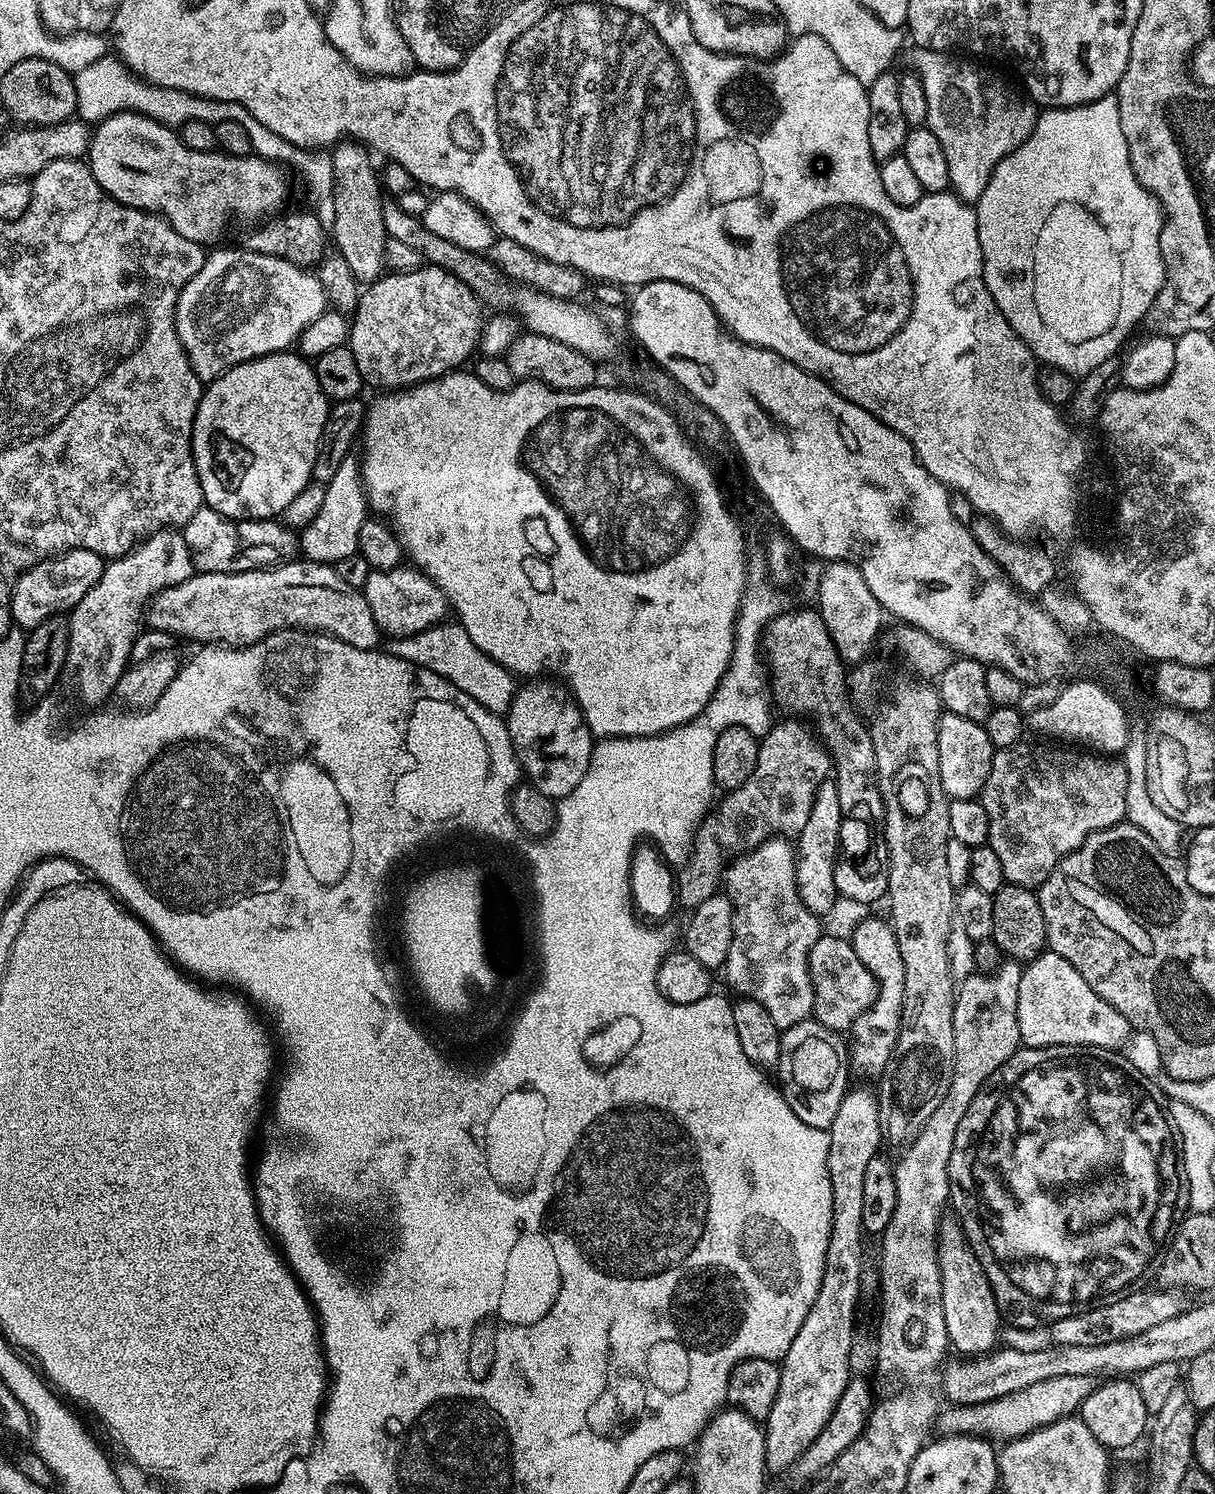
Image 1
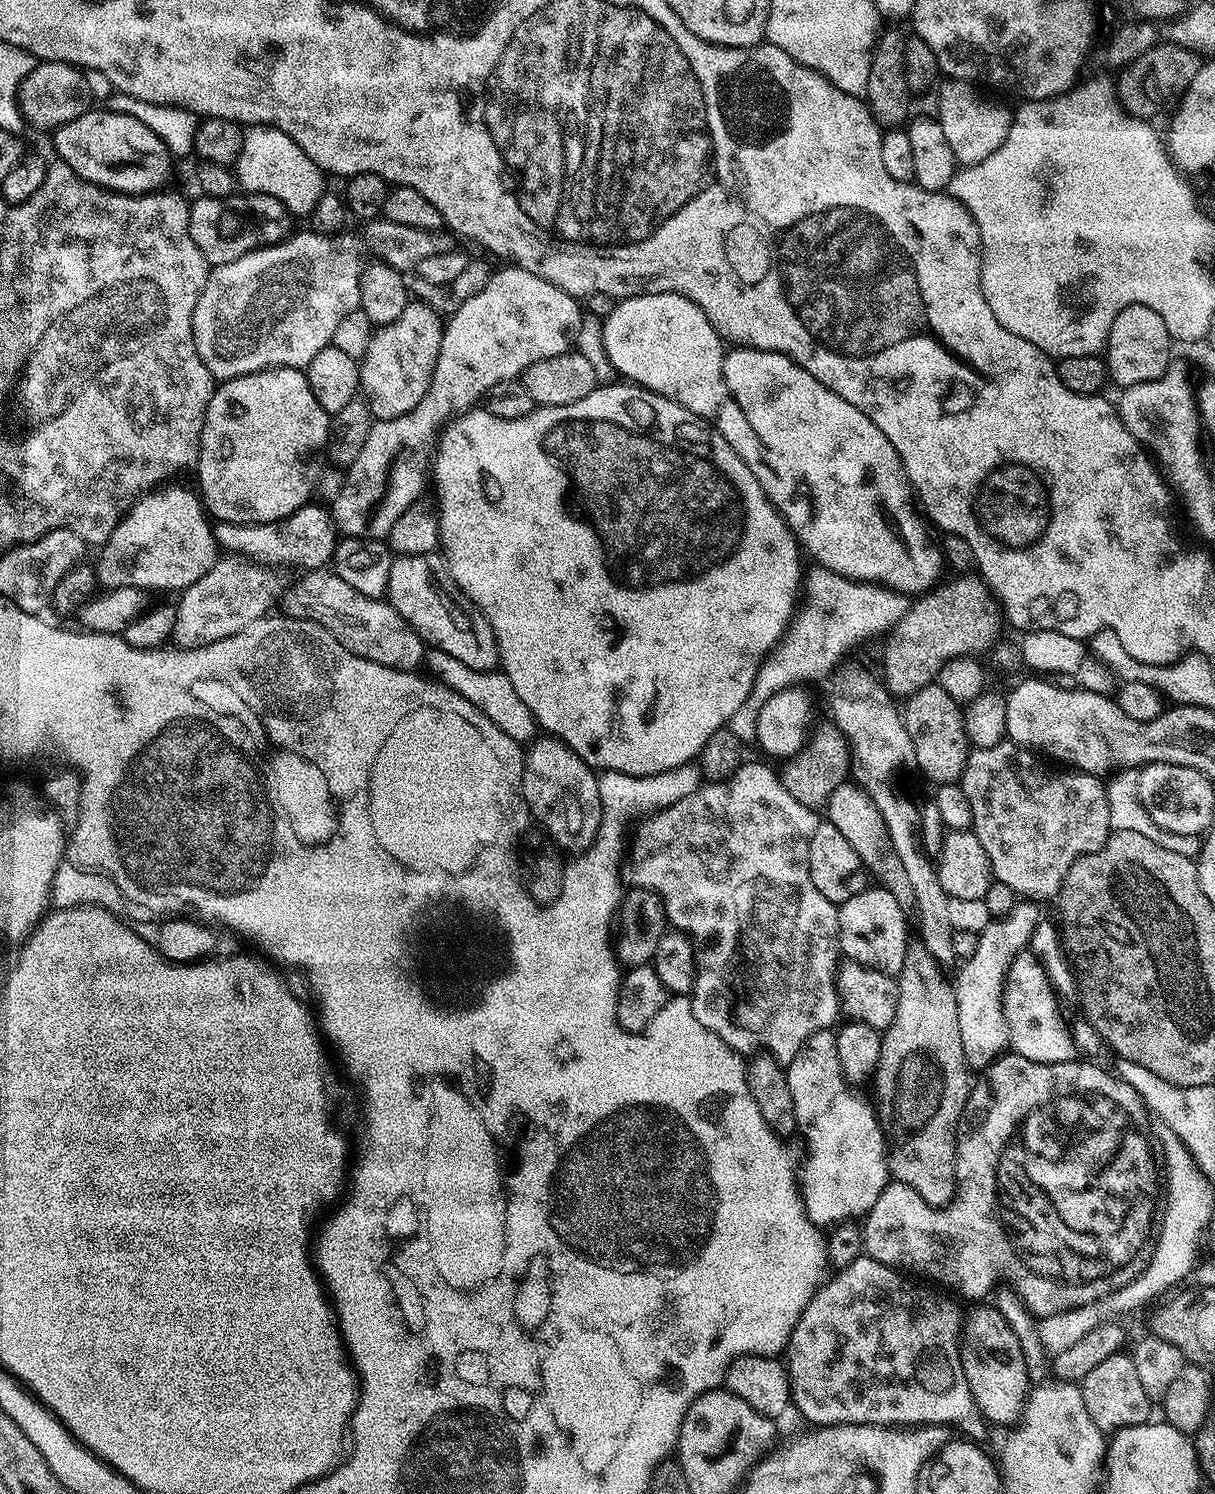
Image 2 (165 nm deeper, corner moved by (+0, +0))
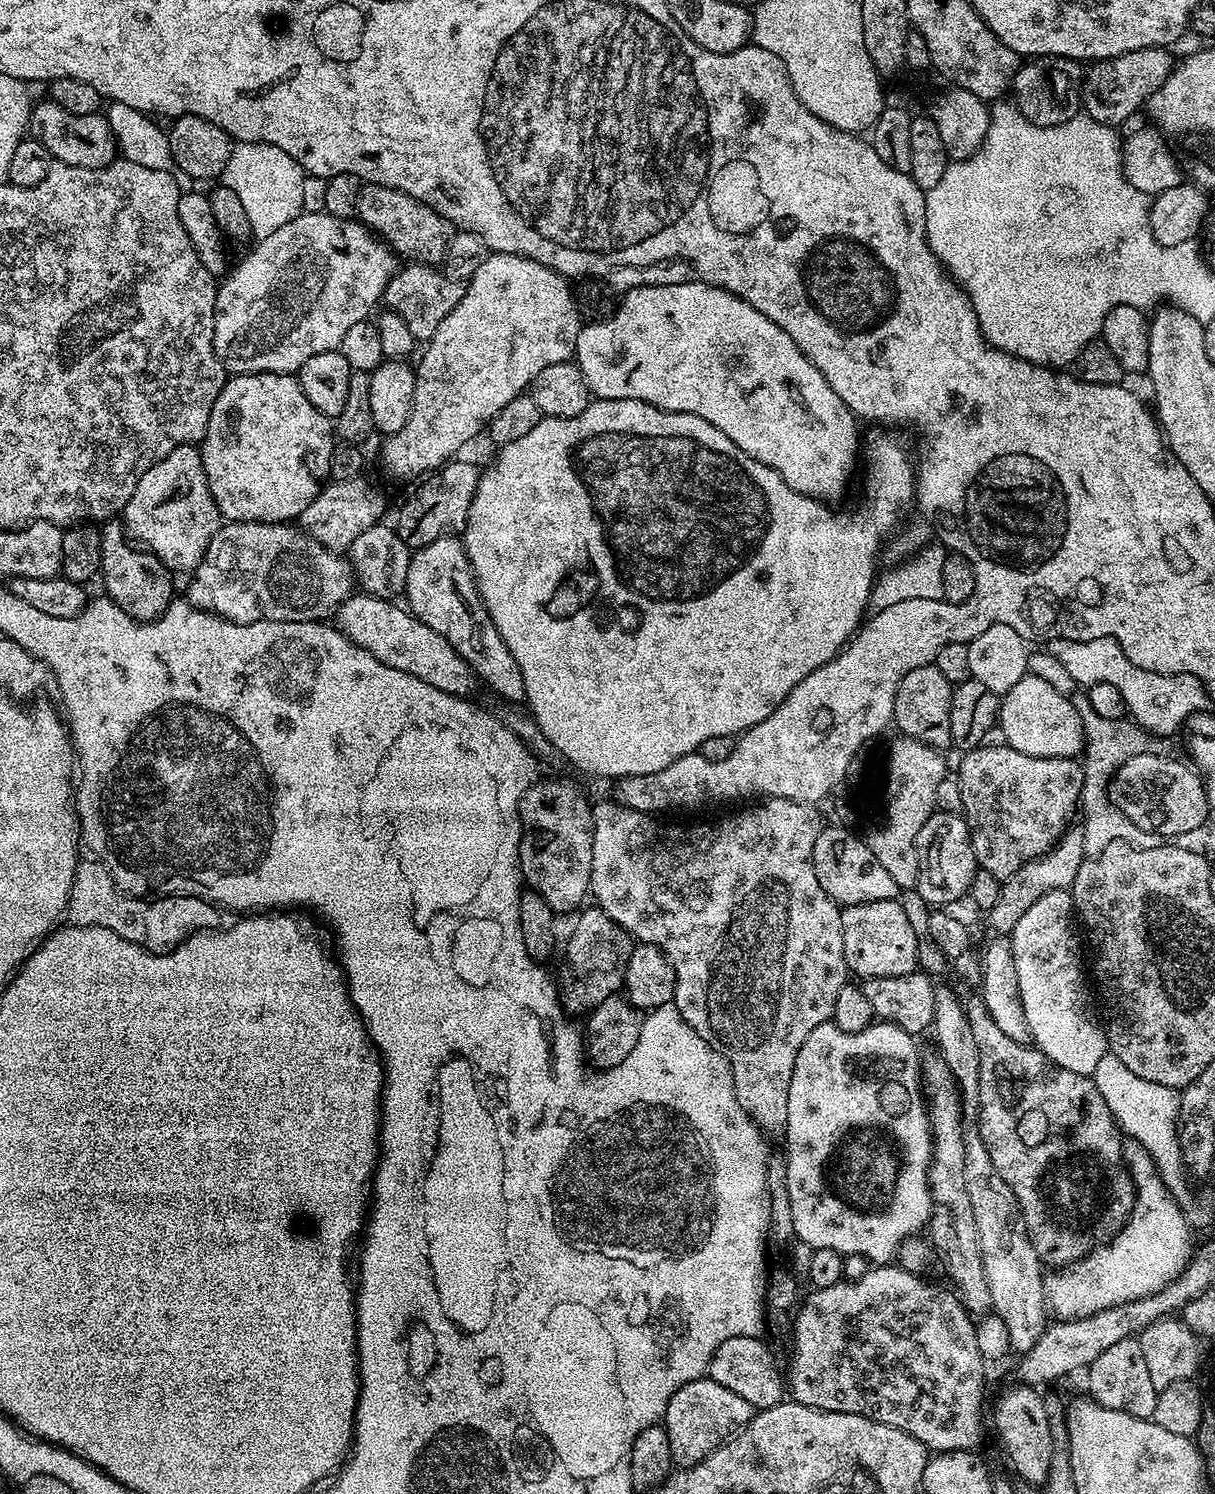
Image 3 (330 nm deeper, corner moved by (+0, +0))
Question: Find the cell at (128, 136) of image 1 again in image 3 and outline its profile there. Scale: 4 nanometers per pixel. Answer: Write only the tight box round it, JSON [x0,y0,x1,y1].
[27,99,118,168]

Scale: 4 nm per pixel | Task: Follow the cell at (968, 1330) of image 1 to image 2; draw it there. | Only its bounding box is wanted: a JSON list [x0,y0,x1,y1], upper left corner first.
[960,1306,1030,1425]

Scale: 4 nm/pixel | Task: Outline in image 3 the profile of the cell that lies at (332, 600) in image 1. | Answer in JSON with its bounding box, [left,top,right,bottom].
[334,595,478,697]

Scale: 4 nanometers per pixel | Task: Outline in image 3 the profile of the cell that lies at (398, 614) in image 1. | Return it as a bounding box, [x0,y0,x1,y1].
[402,535,524,700]

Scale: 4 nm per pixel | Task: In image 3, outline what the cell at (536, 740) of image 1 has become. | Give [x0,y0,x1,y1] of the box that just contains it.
[519,780,594,913]

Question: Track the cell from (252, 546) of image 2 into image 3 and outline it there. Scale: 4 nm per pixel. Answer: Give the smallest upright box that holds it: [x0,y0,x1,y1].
[298,478,384,553]

